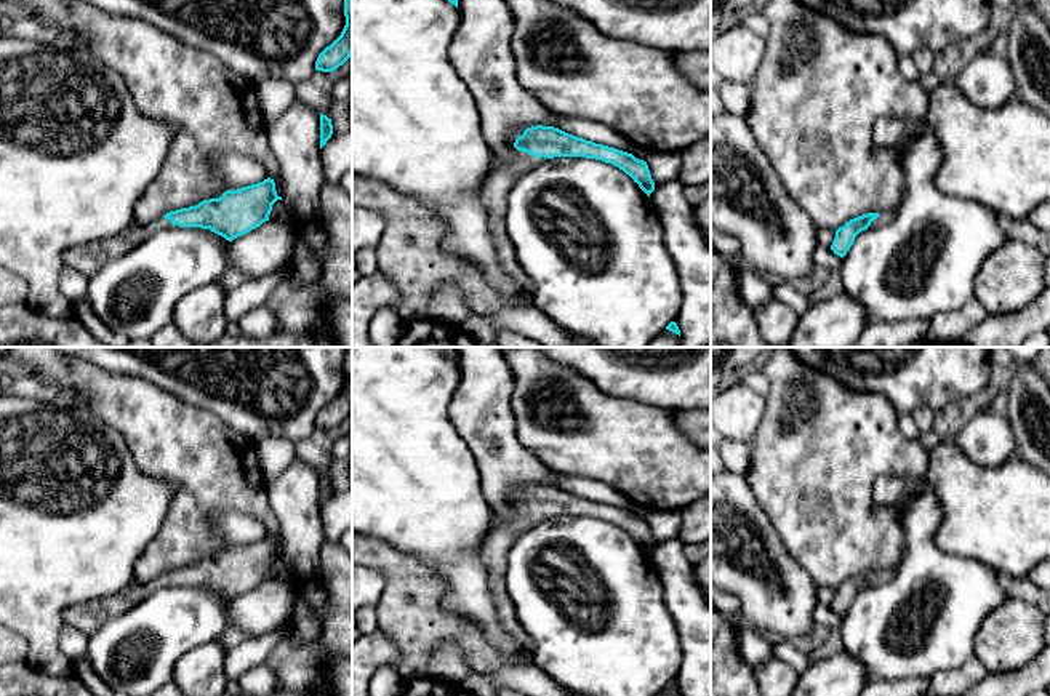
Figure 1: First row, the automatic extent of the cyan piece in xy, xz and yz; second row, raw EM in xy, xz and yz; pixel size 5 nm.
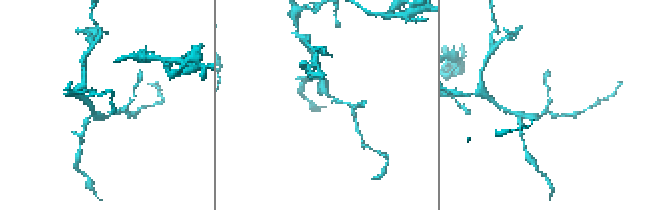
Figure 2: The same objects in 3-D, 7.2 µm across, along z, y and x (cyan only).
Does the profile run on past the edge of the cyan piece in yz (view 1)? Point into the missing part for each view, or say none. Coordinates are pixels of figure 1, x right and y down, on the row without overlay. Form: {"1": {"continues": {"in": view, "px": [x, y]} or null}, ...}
{"1": {"continues": {"in": "yz", "px": [884, 576]}}}

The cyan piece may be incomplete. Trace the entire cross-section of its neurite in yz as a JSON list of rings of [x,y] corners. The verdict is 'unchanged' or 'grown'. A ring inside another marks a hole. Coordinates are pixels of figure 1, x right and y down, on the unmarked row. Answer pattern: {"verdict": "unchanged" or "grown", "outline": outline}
{"verdict": "grown", "outline": [[[893,570],[868,571],[850,578],[844,586],[836,589],[836,597],[831,603],[834,613],[844,616],[855,600],[855,595],[866,587],[880,586],[893,578]]]}

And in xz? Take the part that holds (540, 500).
{"verdict": "grown", "outline": [[[536,483],[527,486],[523,493],[515,498],[514,506],[515,514],[511,520],[503,522],[493,517],[491,530],[485,534],[485,539],[480,546],[480,557],[488,568],[499,622],[503,629],[523,650],[522,656],[509,656],[499,651],[488,642],[480,626],[474,624],[464,616],[447,610],[443,606],[443,598],[447,594],[445,581],[427,570],[418,558],[394,549],[381,539],[352,531],[352,563],[370,566],[386,574],[386,587],[376,605],[376,622],[399,651],[397,672],[403,677],[403,680],[431,678],[431,656],[434,650],[447,640],[455,642],[459,646],[469,667],[477,672],[491,674],[509,666],[523,667],[533,664],[533,642],[517,619],[515,606],[507,595],[504,576],[507,571],[507,554],[514,546],[517,536],[543,518],[554,515],[586,515],[602,518],[605,522],[618,525],[626,533],[629,533],[648,555],[655,549],[655,541],[651,538],[647,520],[639,518],[632,512],[618,509],[615,506],[576,496],[554,485]]]}

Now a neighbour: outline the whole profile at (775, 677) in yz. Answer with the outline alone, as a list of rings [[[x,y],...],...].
[[[775,656],[754,666],[754,674],[762,696],[791,696],[799,680],[799,670]]]

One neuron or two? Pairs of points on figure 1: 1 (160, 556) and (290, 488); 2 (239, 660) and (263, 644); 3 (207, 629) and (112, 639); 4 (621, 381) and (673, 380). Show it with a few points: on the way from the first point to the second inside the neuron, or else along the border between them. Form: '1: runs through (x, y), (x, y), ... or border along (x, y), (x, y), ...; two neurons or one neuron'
1: border along (264, 482), (268, 503), (282, 535); two neurons
2: runs through (245, 656), (256, 650); one neuron
3: runs through (183, 626), (136, 628); one neuron
4: runs through (634, 380), (660, 380); one neuron

